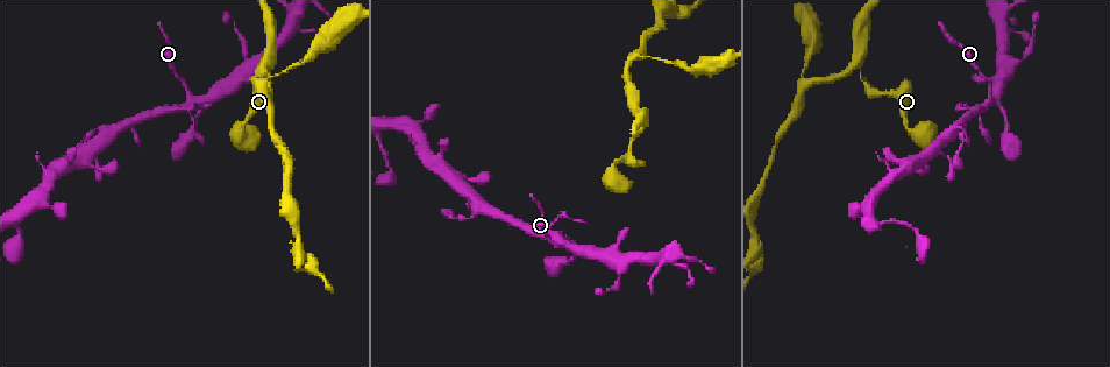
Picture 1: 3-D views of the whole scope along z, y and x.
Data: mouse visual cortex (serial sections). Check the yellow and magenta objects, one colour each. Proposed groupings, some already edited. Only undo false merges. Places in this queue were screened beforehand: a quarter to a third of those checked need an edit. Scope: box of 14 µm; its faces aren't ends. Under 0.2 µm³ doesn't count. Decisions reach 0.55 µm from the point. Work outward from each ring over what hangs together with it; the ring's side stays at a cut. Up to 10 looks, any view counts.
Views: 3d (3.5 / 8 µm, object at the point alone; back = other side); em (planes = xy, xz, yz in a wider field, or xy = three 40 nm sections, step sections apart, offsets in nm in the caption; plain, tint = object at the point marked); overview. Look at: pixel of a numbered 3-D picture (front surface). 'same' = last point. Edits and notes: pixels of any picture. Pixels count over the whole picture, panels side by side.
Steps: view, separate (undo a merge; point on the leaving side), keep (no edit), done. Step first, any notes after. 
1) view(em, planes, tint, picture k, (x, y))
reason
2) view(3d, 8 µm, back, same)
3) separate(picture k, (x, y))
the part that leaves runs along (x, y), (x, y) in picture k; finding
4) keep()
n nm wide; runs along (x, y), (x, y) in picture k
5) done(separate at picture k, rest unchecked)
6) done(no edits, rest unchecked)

view(3d, 8 µm, picture 1, (189, 100))
branch point

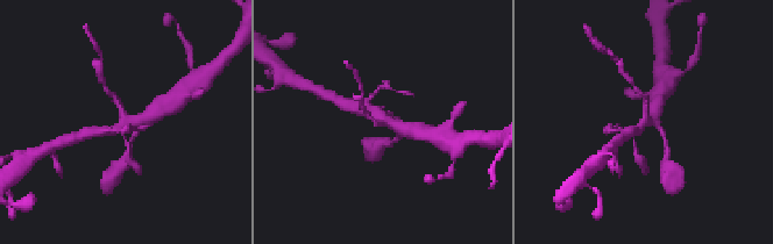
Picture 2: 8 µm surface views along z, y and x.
view(em, xy, step 5, tint, picture 2, (125, 122))

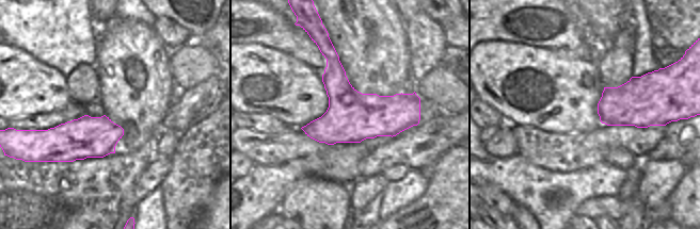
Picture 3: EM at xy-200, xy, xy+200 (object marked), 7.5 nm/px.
keep()
runs along (108, 93), (125, 123), (98, 131) in picture 2; all the same cell

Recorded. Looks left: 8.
view(3d, 3.5 µm, back, picture 1, (859, 63))
three arms meet

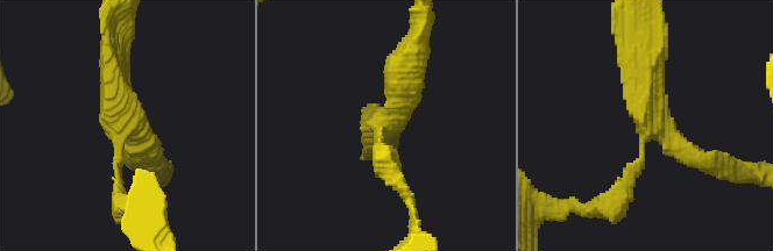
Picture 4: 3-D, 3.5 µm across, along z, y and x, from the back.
view(em, xy, step 2, tint, picture 4, (383, 118))
now the EM

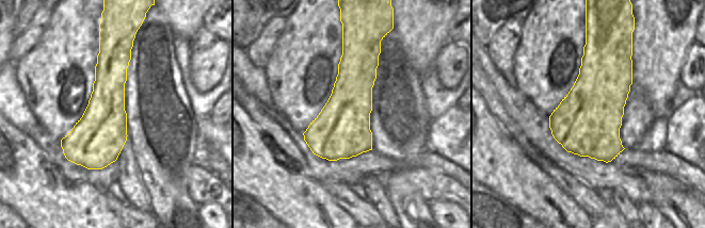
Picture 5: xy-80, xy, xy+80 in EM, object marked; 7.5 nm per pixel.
keep()
3 arms; arms of 150, 250, 400 nm; runs along (618, 195), (651, 128), (708, 163) in picture 4; continuous, no second cell

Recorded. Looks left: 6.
view(3d, 3.5 µm, picture 1, (258, 85))
thick turns thin

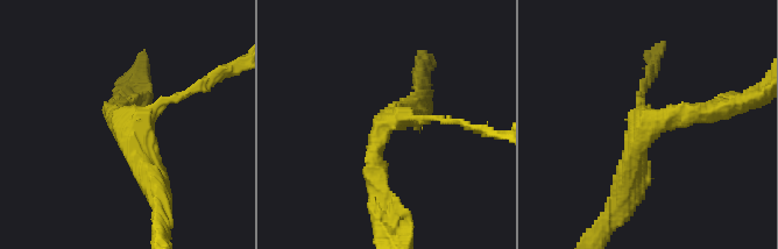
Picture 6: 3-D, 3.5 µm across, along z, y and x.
view(em, xy, step 3, plain, picture 6, (125, 131))
3 arms; arms of 100, 250, 300 nm

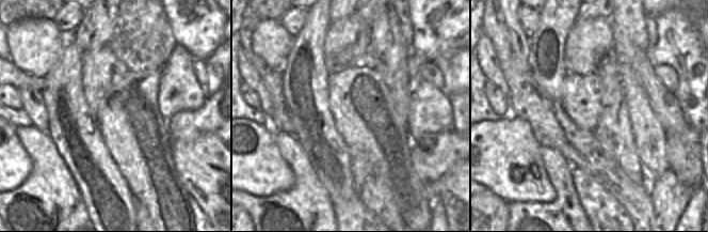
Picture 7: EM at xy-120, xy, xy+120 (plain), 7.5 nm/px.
view(em, xy, step 3, tint, same)

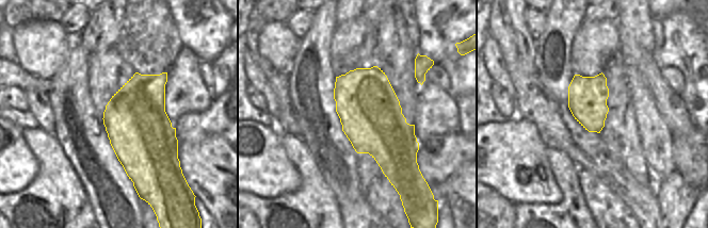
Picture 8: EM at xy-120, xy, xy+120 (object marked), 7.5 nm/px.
keep()
460 nm wide; runs along (379, 191), (382, 126), (450, 120) in picture 6; all the same cell

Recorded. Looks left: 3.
view(3d, 3.5 µm, picture 1, (679, 17))
narrows sharply

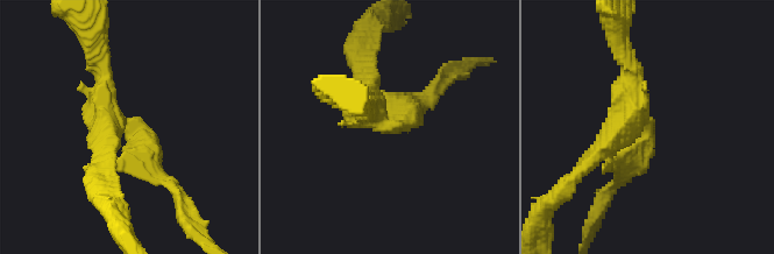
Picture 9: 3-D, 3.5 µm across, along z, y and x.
view(em, xy, step 5, tint, picture 9, (122, 121))
need the tissue

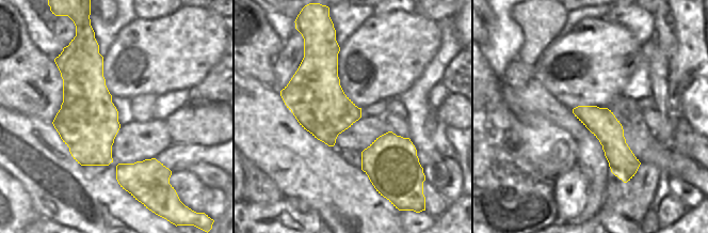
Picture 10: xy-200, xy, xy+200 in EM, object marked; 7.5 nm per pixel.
view(em, planes, tint, same)

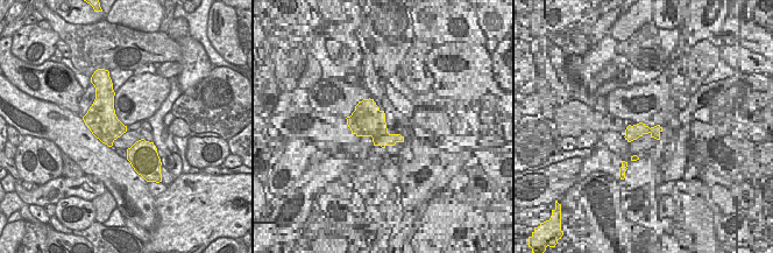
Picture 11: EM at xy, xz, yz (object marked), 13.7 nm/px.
separate(picture 9, (428, 96))
400 nm wide; the part that leaves runs along (134, 134), (196, 220) in picture 9; two cells meet here

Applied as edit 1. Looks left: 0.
done(separate at picture 9, rest unchecked)

